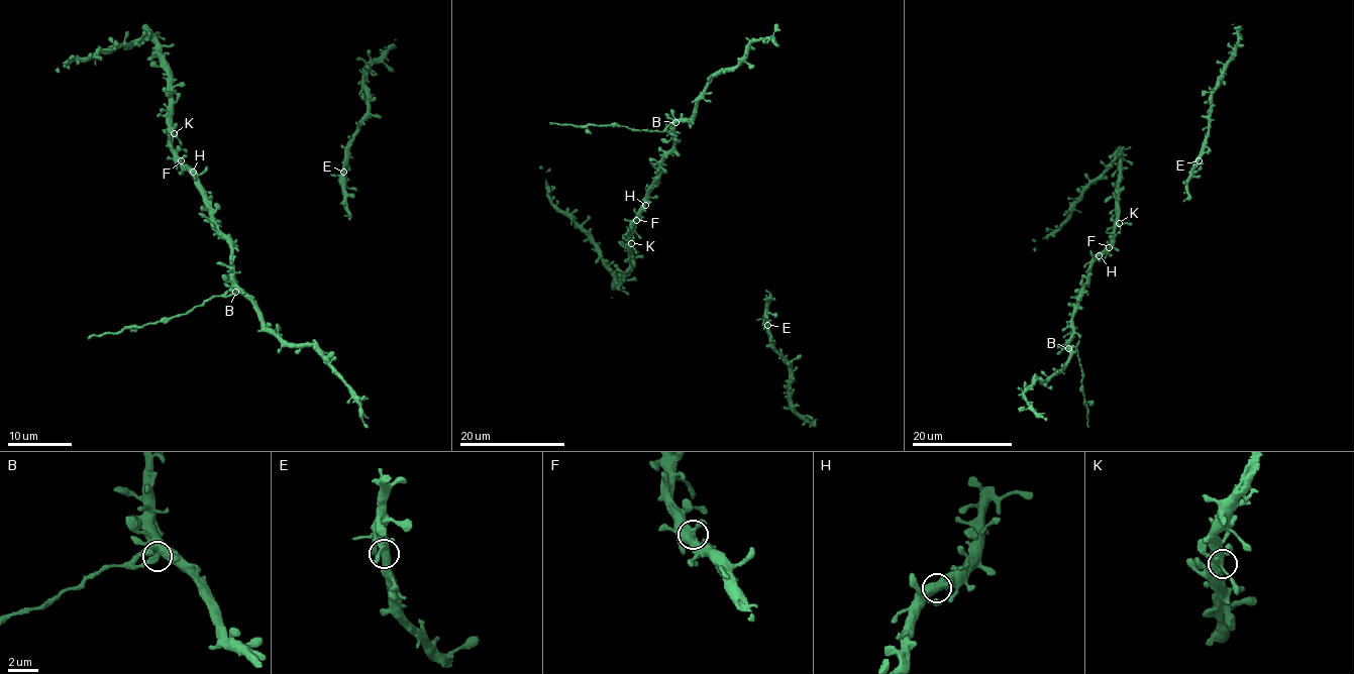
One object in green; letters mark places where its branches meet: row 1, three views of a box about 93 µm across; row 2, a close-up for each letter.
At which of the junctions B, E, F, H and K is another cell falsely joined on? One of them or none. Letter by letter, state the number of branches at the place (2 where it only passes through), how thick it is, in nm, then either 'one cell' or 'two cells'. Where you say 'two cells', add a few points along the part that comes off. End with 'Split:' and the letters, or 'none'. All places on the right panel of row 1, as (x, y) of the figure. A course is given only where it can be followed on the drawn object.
B: branches 4; calibre 440 nm; two cells; course (1068, 349), (1077, 353), (1087, 427)
E: branches 3; calibre 460 nm; one cell
F: branches 4; calibre 480 nm; one cell
H: branches 4; calibre 460 nm; one cell
K: branches 4; calibre 380 nm; one cell
Split: B

